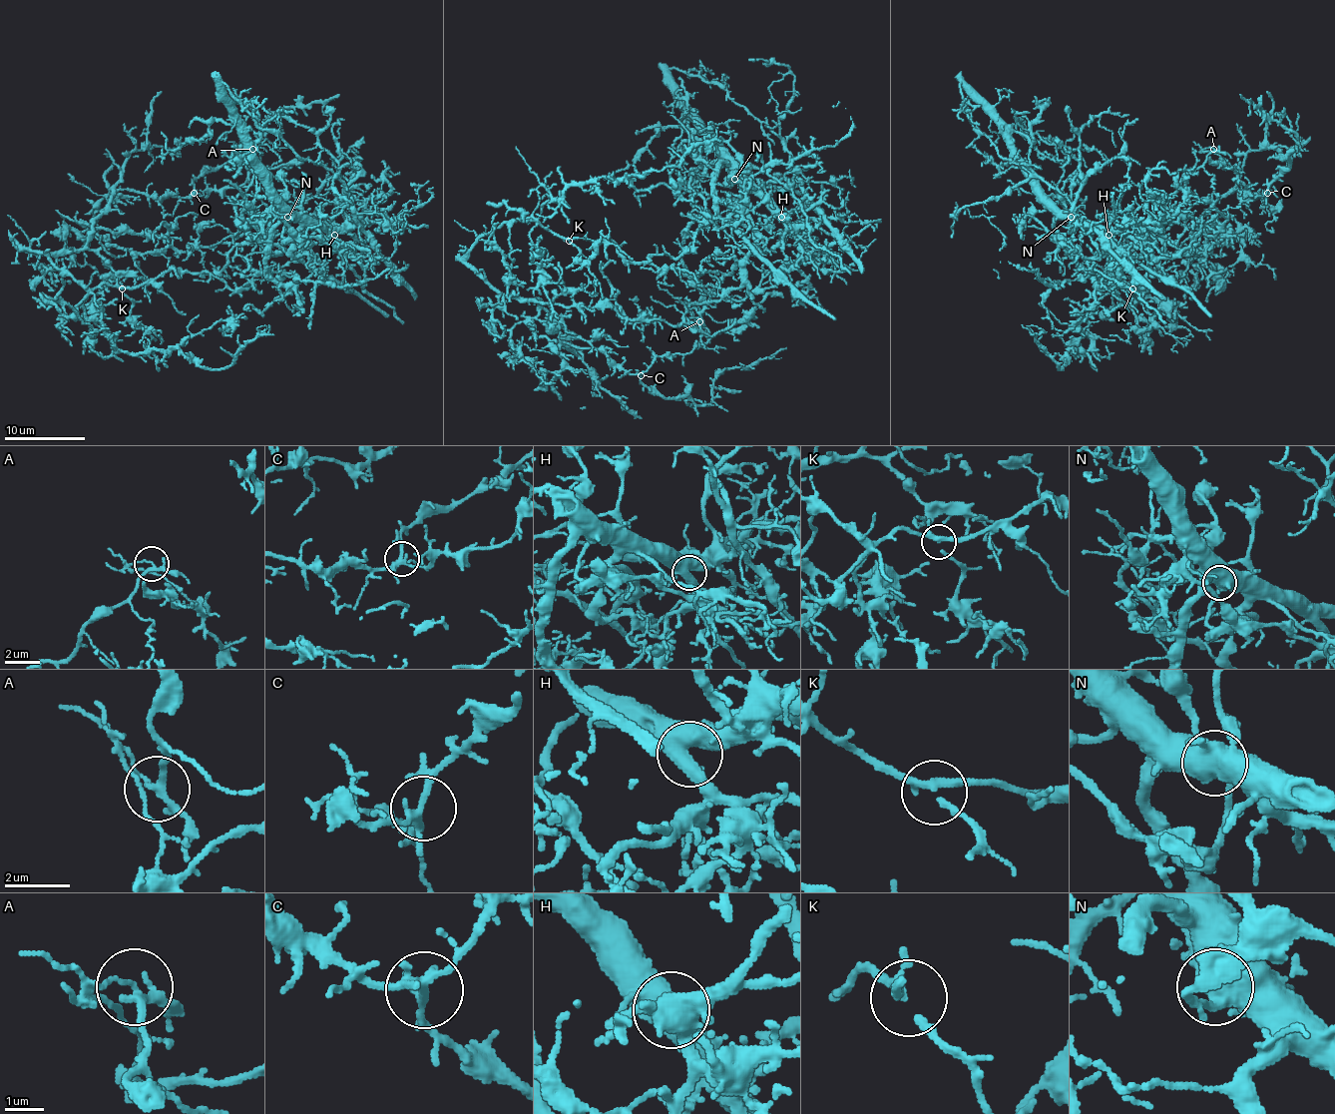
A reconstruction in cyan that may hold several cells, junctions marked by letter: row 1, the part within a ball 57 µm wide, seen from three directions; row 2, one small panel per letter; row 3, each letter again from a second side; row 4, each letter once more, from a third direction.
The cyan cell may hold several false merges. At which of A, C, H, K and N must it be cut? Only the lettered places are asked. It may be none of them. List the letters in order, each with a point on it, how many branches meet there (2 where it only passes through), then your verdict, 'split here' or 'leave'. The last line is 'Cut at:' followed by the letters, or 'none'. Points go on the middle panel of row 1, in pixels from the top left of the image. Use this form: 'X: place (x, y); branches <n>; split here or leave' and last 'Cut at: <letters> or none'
A: place (699, 321); branches 6; split here
C: place (641, 375); branches 6; leave
H: place (781, 217); branches 3; leave
K: place (569, 241); branches 4; leave
N: place (734, 179); branches 3; split here
Cut at: A, N

